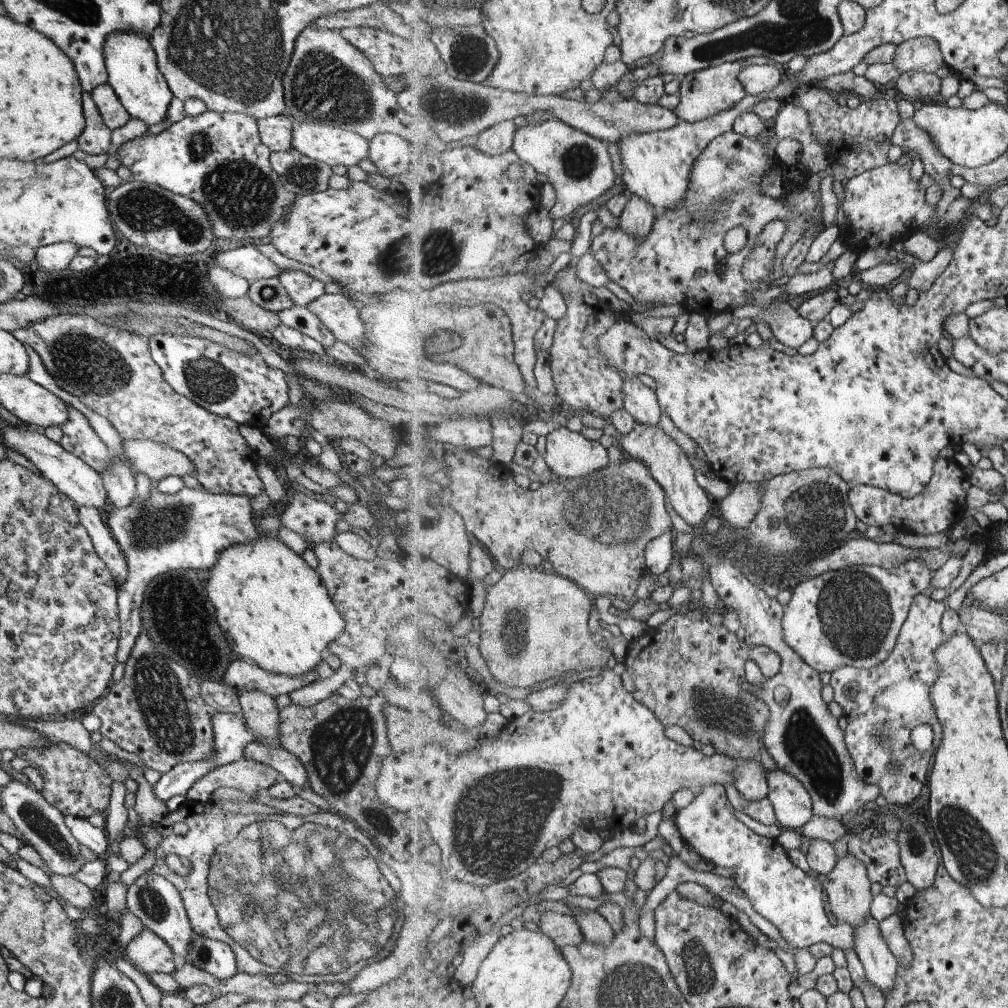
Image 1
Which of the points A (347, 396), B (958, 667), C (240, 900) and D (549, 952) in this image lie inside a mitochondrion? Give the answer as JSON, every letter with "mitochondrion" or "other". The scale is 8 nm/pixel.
{"A":"other","B":"mitochondrion","C":"mitochondrion","D":"other"}

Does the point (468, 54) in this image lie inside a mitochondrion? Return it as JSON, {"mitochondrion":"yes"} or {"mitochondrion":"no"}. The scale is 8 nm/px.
{"mitochondrion":"yes"}

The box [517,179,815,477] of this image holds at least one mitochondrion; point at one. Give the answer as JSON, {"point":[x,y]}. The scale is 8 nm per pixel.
{"point":[708,214]}

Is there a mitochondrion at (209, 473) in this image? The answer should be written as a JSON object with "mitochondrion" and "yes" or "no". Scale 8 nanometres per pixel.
{"mitochondrion":"no"}

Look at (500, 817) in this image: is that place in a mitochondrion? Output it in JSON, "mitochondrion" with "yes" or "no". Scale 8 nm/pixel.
{"mitochondrion":"yes"}

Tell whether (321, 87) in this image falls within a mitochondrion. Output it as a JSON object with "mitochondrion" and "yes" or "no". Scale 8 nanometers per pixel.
{"mitochondrion":"yes"}

